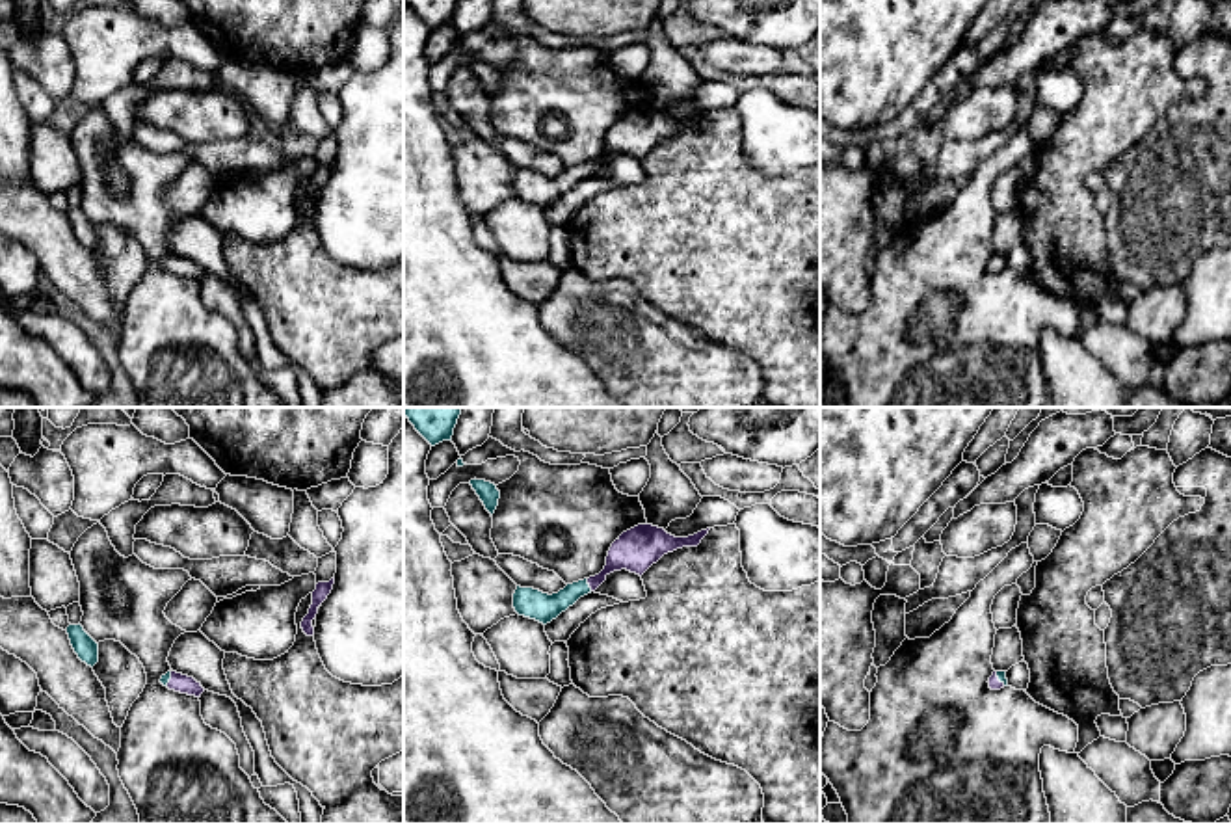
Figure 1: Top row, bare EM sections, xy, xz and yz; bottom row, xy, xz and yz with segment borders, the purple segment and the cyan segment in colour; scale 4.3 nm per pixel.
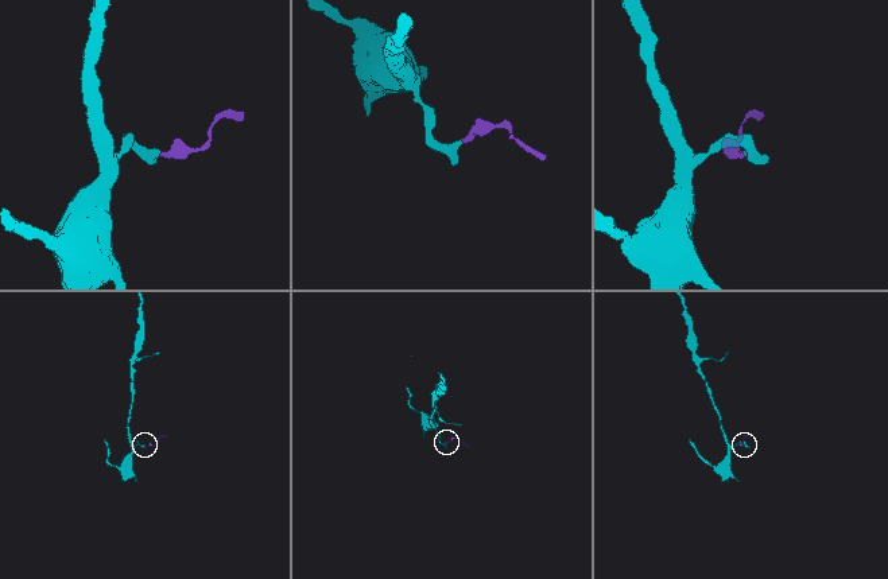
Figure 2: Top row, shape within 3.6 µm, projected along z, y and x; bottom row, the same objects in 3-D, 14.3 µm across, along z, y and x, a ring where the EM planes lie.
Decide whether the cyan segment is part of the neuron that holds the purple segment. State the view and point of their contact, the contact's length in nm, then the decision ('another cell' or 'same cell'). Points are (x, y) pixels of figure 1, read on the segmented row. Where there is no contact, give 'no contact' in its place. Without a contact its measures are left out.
xz (588, 583) | 60 nm | same cell

